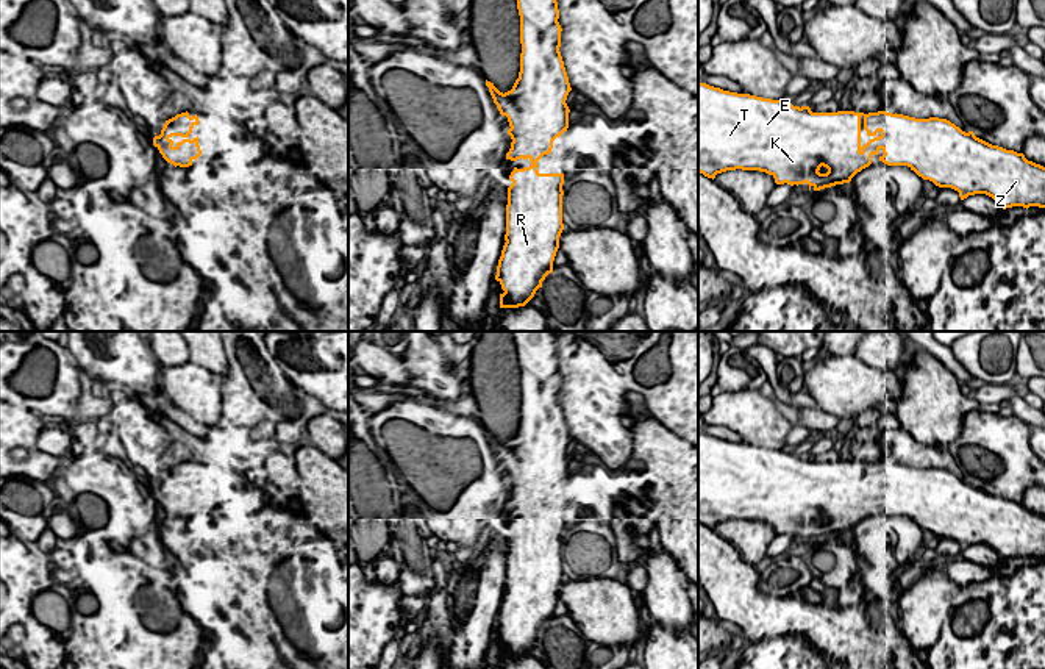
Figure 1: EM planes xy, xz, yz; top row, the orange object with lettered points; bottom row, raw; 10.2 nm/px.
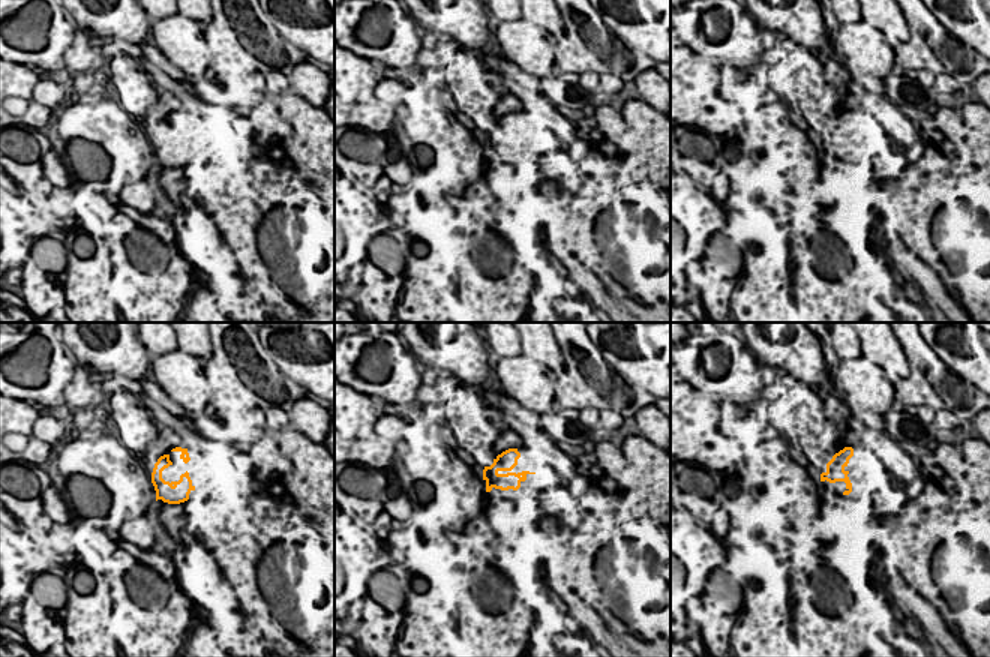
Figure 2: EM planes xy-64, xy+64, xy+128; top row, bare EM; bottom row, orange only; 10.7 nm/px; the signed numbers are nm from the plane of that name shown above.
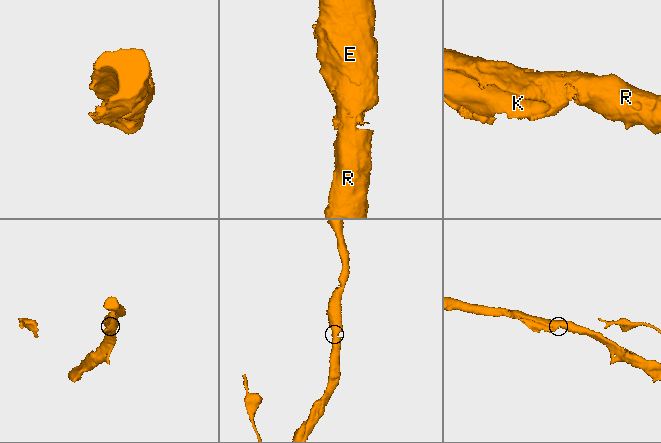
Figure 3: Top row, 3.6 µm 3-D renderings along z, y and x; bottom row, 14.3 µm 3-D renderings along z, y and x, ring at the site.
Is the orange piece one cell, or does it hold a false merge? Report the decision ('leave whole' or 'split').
leave whole

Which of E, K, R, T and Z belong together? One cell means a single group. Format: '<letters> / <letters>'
E K R T Z

